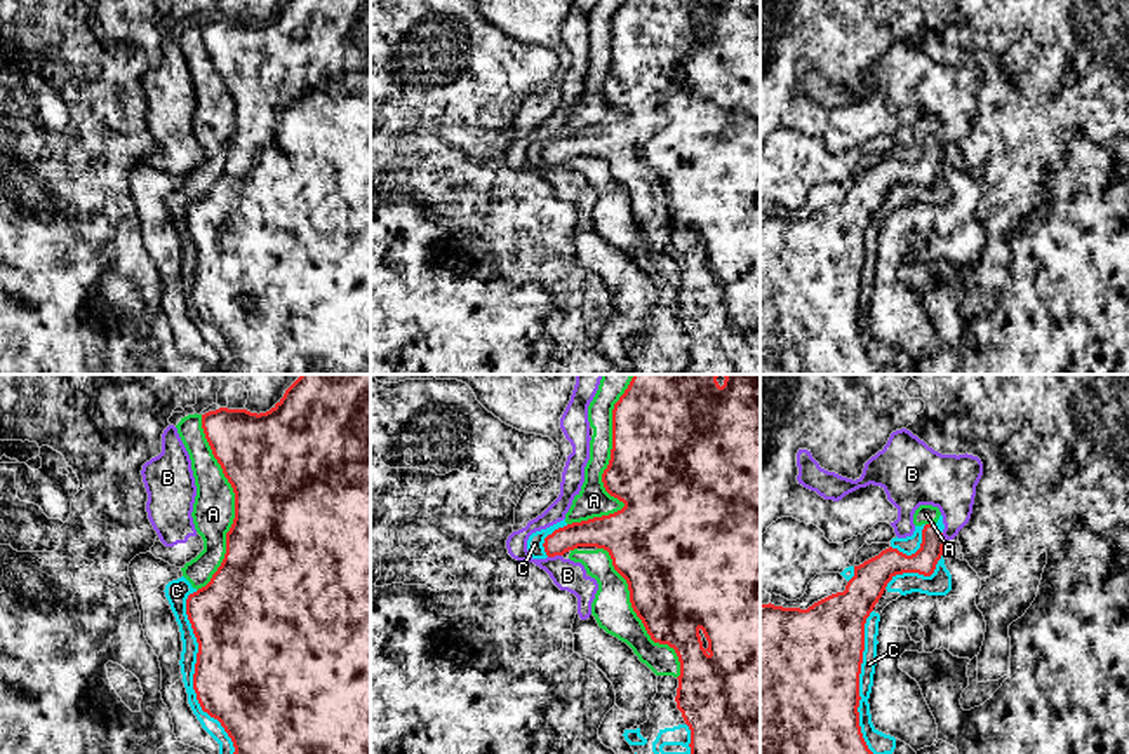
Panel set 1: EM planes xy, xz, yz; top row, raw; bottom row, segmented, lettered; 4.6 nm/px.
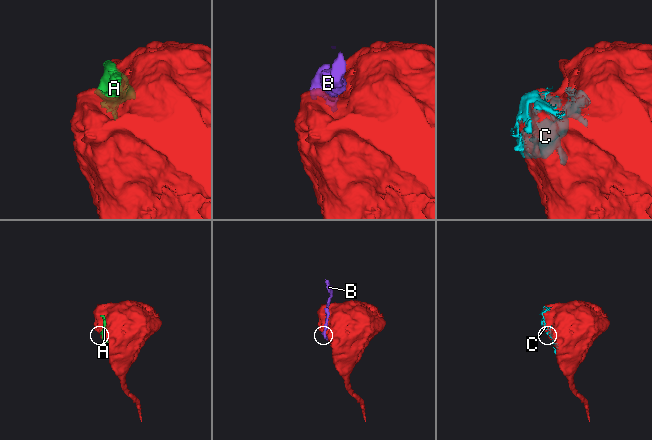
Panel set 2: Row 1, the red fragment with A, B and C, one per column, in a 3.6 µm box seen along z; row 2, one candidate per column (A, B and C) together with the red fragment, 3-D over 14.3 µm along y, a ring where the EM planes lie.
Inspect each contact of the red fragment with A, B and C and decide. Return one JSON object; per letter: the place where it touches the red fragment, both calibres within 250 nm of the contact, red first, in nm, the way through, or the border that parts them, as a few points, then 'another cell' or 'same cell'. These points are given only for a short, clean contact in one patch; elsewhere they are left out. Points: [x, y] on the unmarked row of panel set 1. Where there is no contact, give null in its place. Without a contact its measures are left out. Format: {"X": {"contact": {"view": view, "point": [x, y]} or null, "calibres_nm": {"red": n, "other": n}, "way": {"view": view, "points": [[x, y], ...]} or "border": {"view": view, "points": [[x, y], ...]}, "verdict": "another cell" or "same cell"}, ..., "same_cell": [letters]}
{"A": {"contact": {"view": "xy", "point": [235, 114]}, "calibres_nm": {"red": 500, "other": 190}, "verdict": "another cell"}, "B": {"contact": {"view": "xz", "point": [554, 166]}, "calibres_nm": {"red": 140, "other": 140}, "border": {"view": "xz", "points": [[561, 164], [548, 168]]}, "verdict": "another cell"}, "C": {"contact": {"view": "xy", "point": [193, 286]}, "calibres_nm": {"red": 500, "other": 80}, "verdict": "another cell"}, "same_cell": []}

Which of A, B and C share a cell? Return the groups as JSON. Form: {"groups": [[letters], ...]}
{"groups": [["A", "C"], ["B"]]}

